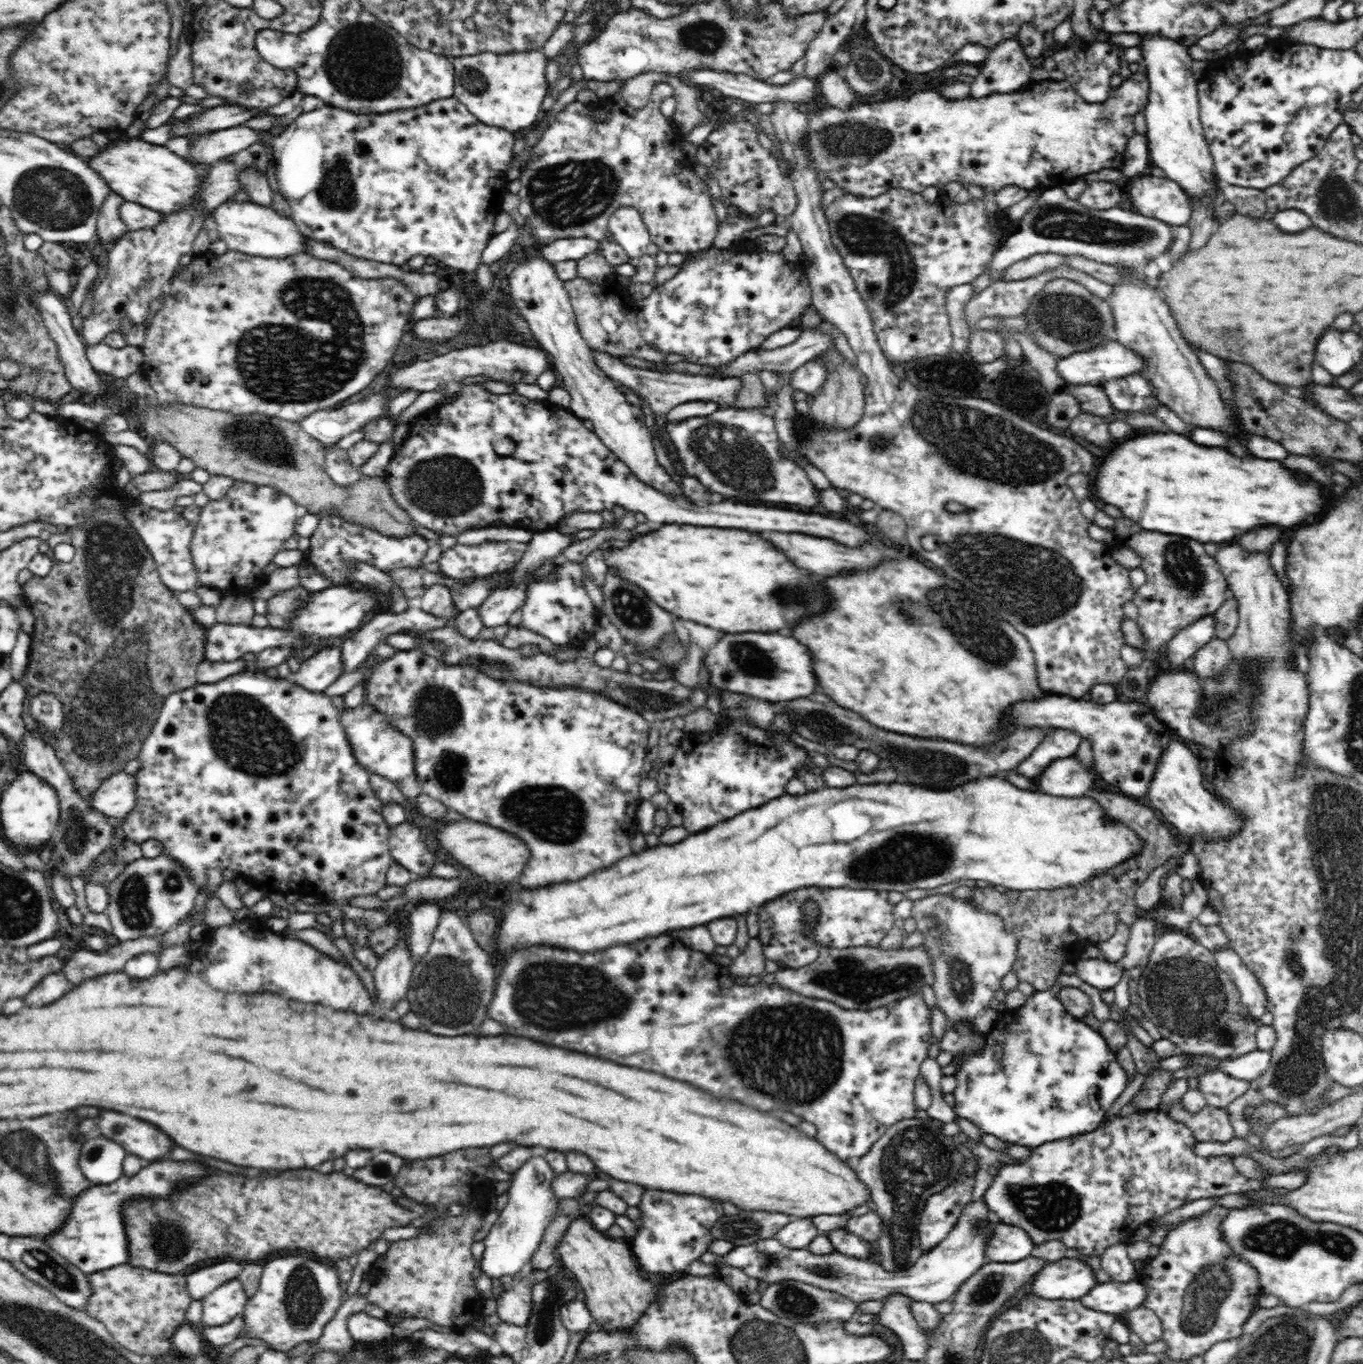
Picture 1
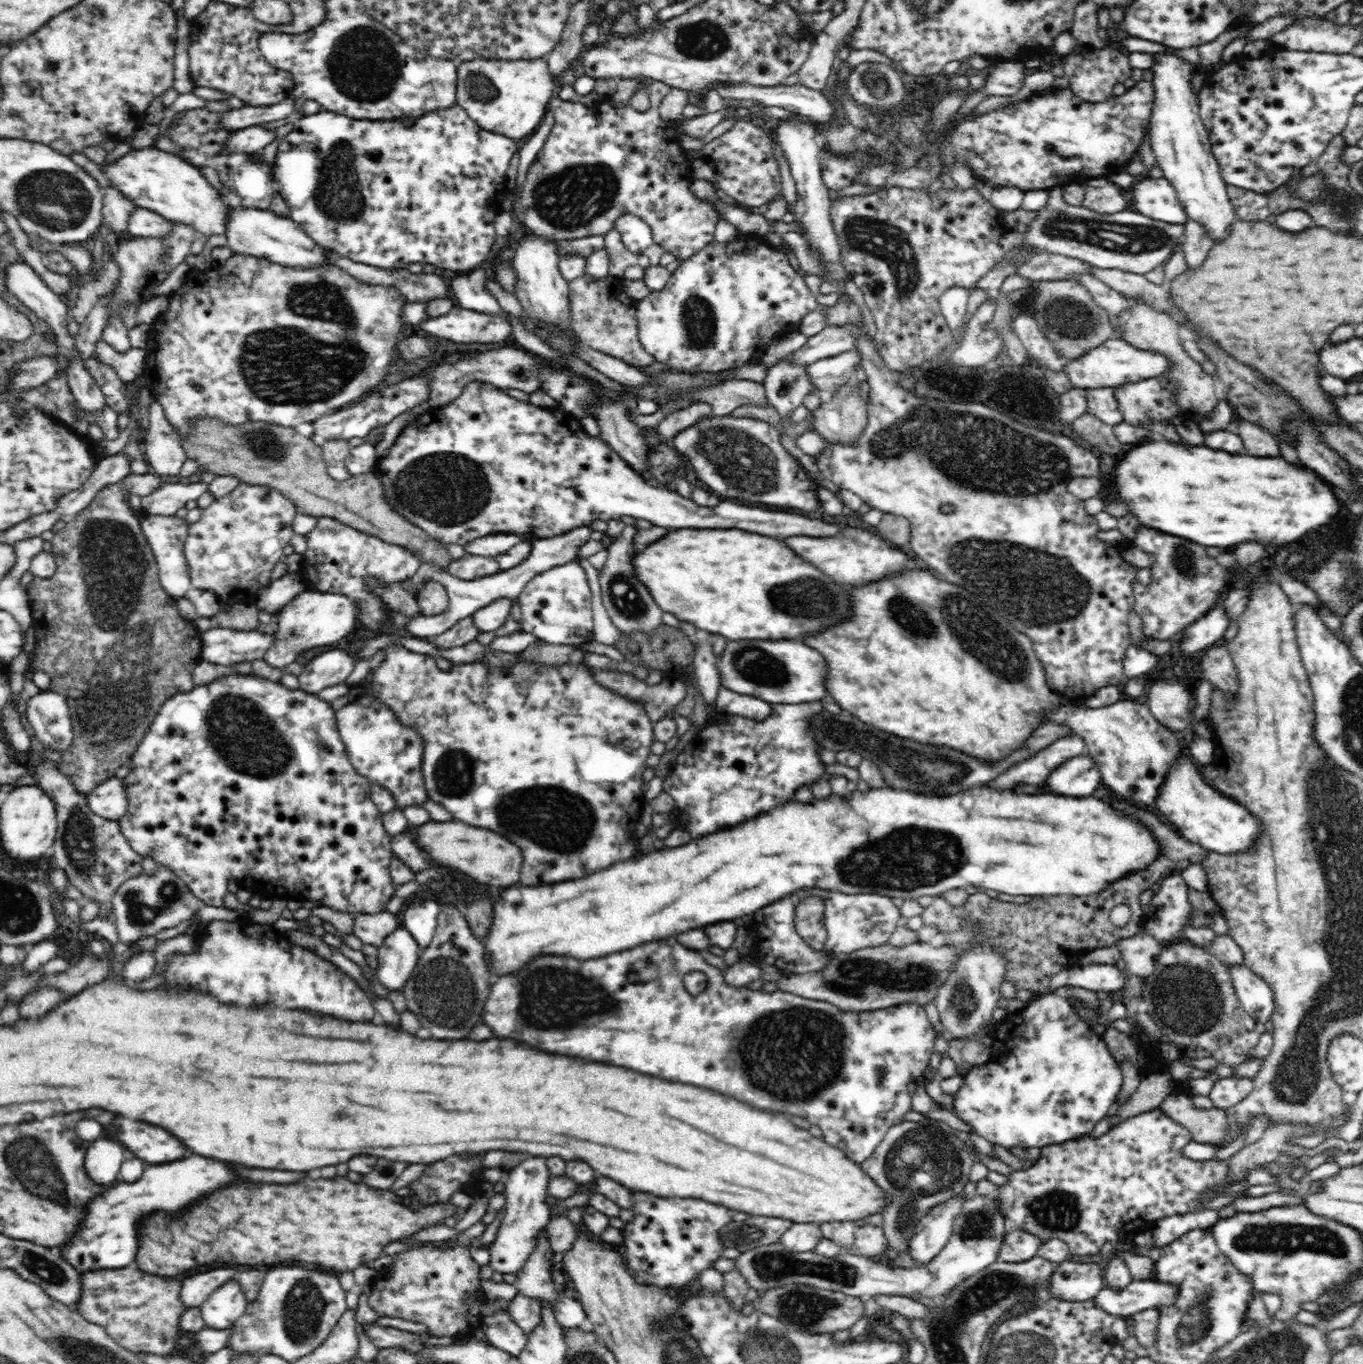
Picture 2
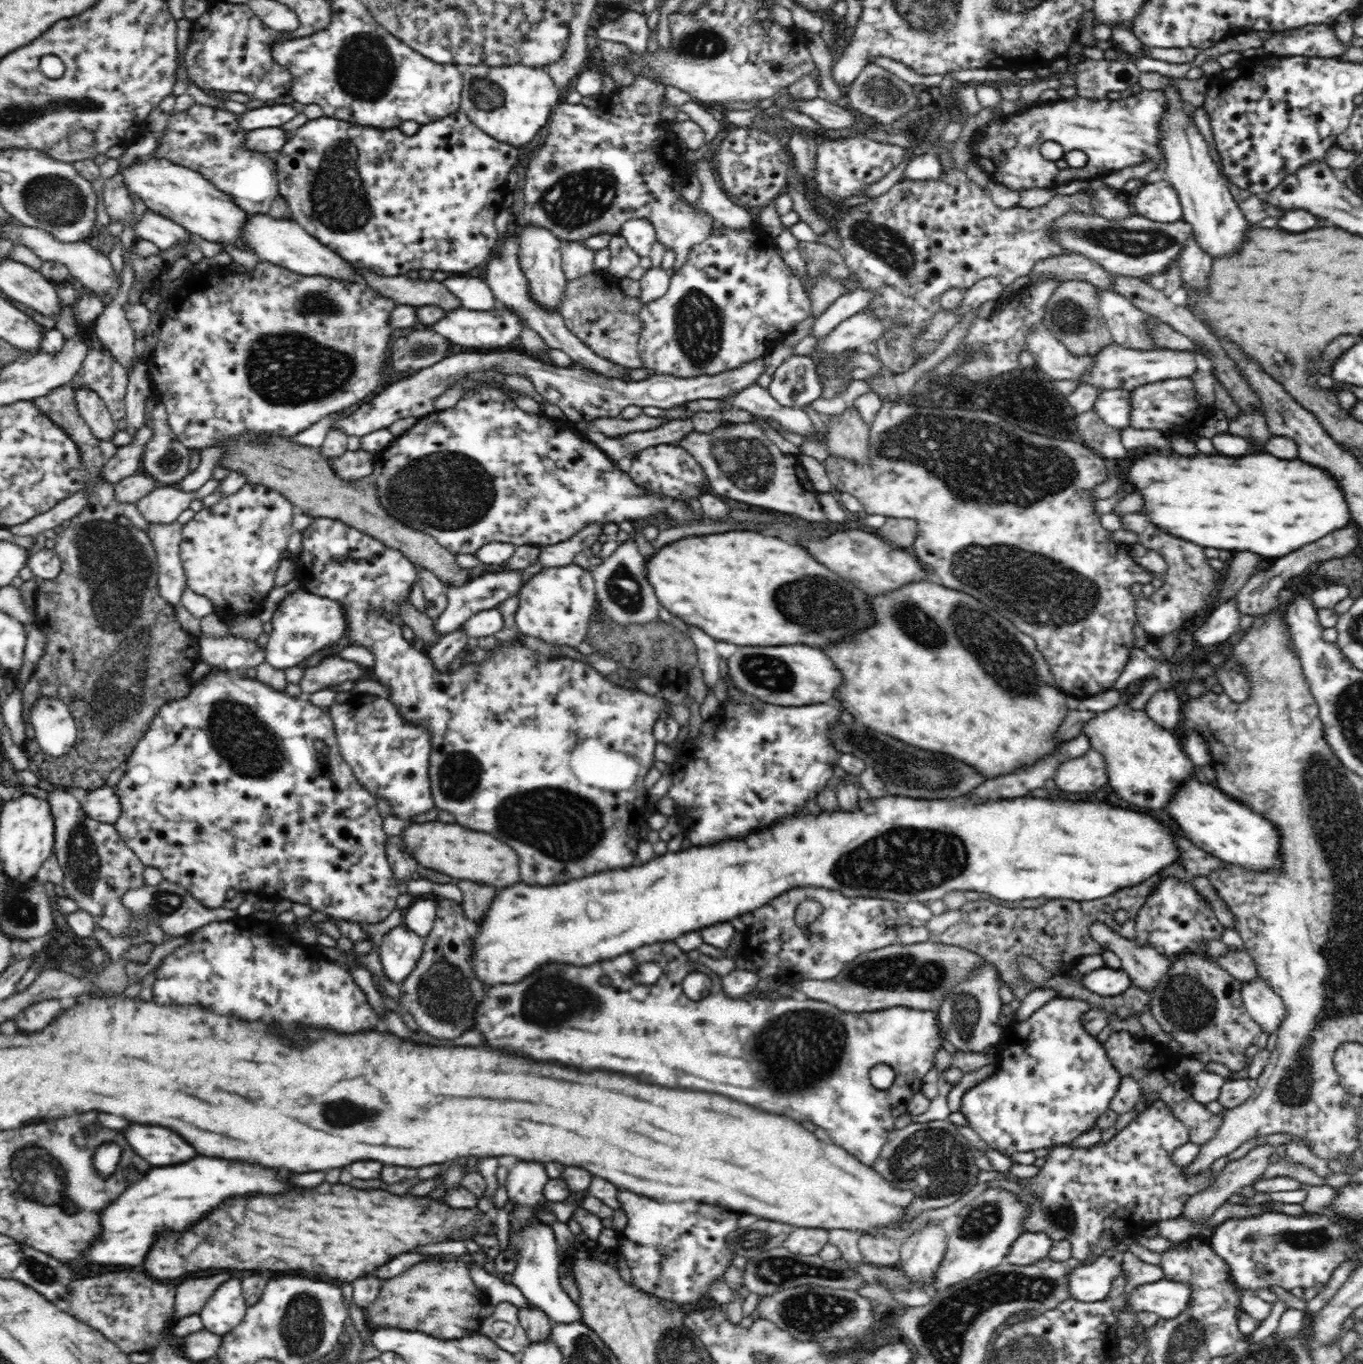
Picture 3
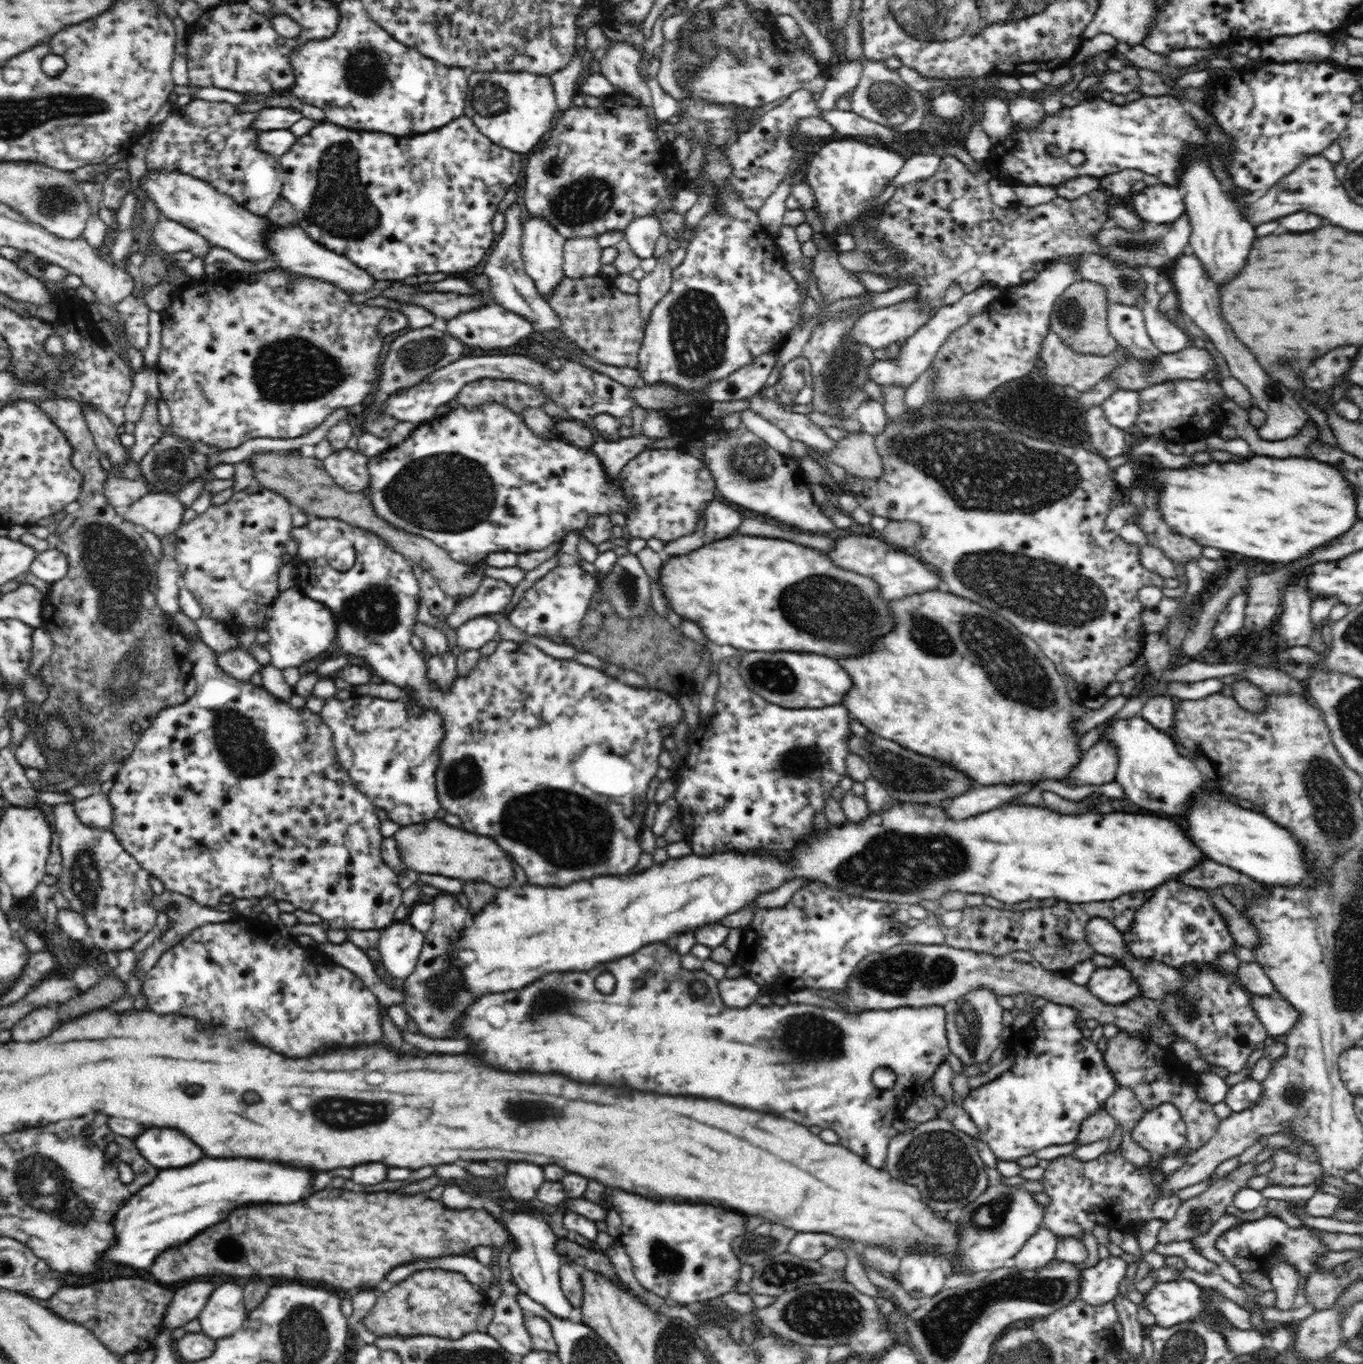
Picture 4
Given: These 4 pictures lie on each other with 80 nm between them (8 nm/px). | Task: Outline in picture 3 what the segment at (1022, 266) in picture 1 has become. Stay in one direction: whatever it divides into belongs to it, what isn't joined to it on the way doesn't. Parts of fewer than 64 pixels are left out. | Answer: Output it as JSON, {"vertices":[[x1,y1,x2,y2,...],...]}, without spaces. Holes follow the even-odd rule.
{"vertices":[[1078,253,1050,256,1034,264,1033,273,1040,277,1058,277,1064,281,1085,280,1102,290,1114,290,1114,275,1098,262]]}

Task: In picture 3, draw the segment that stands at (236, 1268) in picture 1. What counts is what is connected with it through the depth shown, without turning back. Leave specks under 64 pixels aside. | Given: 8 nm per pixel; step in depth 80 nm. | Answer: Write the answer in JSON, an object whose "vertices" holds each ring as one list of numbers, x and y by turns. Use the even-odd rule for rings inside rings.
{"vertices":[[226,1272,225,1274,216,1274,215,1276,202,1277,197,1279,187,1279,177,1286,175,1292,175,1320,200,1314,212,1293,228,1279,234,1279]]}

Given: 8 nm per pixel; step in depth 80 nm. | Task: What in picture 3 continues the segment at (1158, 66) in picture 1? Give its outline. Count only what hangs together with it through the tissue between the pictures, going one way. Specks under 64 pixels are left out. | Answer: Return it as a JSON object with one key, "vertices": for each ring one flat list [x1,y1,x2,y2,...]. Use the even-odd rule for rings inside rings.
{"vertices":[[1170,84,1164,90,1168,108,1164,110,1158,129,1160,129,1160,149,1164,157,1166,180,1179,194,1183,209,1183,220,1191,225,1194,241,1204,253,1216,256,1232,256,1244,244,1245,230,1252,224,1246,220,1228,189,1228,180,1220,174,1216,163,1208,151,1208,145,1194,121,1192,113,1184,109,1177,88]]}

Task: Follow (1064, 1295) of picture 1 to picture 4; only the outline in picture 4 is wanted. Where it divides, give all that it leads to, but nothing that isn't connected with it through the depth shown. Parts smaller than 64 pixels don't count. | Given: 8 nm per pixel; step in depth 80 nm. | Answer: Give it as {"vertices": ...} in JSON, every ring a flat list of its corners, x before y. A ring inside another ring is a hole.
{"vertices":[[1110,1255,1100,1259,1096,1266,1083,1270,1079,1298,1092,1306,1102,1306,1113,1301,1119,1294,1118,1285,1126,1277,1128,1262,1121,1257]]}

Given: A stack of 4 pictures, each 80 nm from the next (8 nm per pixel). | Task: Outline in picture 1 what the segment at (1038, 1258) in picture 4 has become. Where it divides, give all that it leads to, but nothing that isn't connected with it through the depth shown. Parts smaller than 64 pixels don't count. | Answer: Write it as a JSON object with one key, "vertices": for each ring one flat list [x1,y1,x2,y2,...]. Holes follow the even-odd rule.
{"vertices":[[990,1222,992,1234,988,1234,986,1242,986,1258,994,1262,1018,1262,1028,1258,1032,1254,1035,1244,1025,1230,1004,1222]]}

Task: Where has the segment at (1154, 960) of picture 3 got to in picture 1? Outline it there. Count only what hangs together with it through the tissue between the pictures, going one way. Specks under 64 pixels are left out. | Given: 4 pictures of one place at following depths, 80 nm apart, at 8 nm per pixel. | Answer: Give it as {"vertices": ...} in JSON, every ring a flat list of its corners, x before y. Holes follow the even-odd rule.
{"vertices":[[1149,916,1138,918,1131,927,1125,956,1118,961,1118,964,1126,969,1136,968,1136,966,1144,968,1148,964,1149,954,1154,948,1157,934,1152,918]]}

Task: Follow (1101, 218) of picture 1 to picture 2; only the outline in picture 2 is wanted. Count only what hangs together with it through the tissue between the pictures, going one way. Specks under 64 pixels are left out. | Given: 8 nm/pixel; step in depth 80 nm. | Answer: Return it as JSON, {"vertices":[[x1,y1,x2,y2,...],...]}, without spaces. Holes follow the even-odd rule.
{"vertices":[[1055,187,1048,192,1047,206,1036,212,1037,218,1028,224,1025,246,1006,254,972,288,983,288,988,295,997,293,1004,279,1014,274,1012,266,1025,252,1050,252,1083,260,1097,268,1118,268,1145,275,1146,272,1160,267,1162,262,1166,263,1174,250,1185,242,1185,232,1179,224,1160,222,1129,210,1115,214,1098,214,1084,206,1074,207,1064,203,1063,188]]}

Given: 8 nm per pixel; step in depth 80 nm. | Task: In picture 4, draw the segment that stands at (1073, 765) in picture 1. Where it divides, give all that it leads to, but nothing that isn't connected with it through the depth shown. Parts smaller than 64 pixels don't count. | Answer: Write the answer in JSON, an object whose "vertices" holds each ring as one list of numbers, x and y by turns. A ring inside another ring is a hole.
{"vertices":[[1108,741,1095,742,1084,751,1078,764,1070,770,1064,780,1067,786,1075,788,1084,785,1101,785,1116,781,1118,753,1116,747]]}

